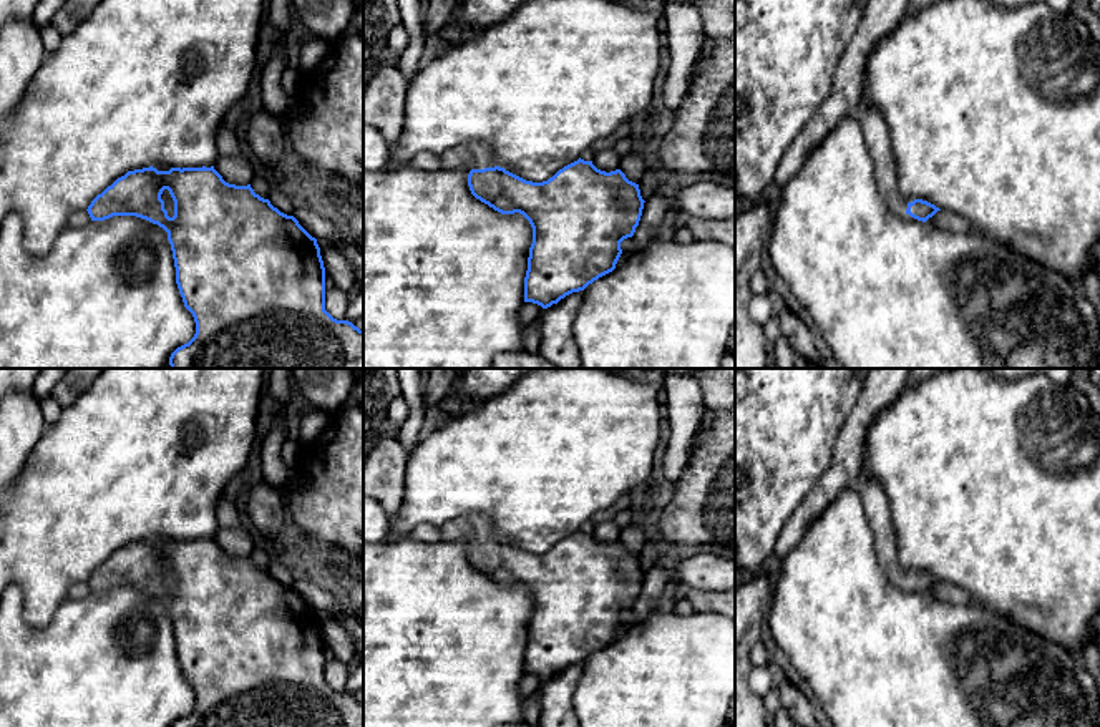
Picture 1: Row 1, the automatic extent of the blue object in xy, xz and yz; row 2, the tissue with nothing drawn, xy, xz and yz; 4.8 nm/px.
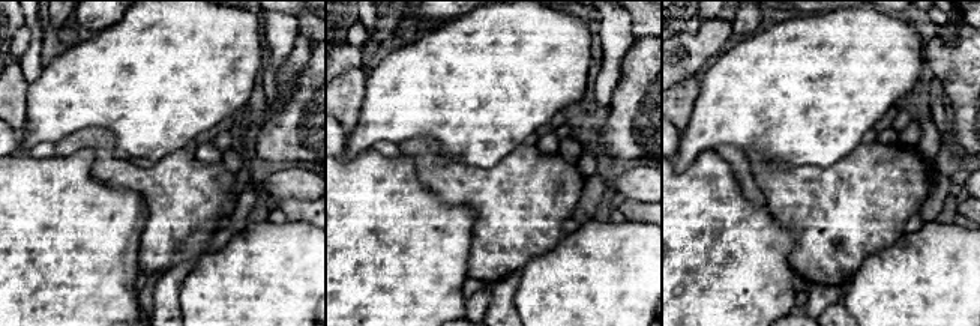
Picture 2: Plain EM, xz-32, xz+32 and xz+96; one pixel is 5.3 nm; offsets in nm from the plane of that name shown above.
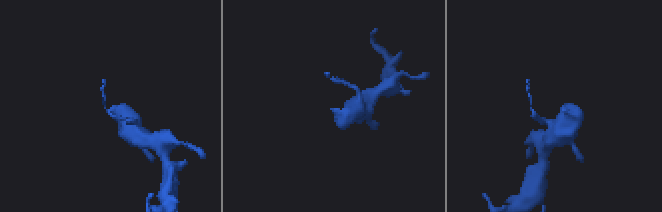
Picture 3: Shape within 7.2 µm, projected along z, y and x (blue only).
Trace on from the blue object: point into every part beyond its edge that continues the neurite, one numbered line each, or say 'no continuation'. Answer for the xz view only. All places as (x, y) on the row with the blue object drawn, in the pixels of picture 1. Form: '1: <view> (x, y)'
1: xz (473, 155)

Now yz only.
1: yz (875, 128)

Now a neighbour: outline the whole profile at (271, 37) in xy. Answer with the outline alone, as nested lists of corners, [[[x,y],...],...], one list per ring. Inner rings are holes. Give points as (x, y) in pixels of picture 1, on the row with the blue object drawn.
[[[265,22],[259,32],[259,45],[256,53],[256,73],[262,73],[267,60],[279,45],[285,45],[287,33],[282,33],[277,27]]]

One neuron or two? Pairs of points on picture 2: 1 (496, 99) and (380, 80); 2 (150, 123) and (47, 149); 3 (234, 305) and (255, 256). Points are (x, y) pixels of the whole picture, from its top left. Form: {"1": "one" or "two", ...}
{"1": "one", "2": "two", "3": "one"}

